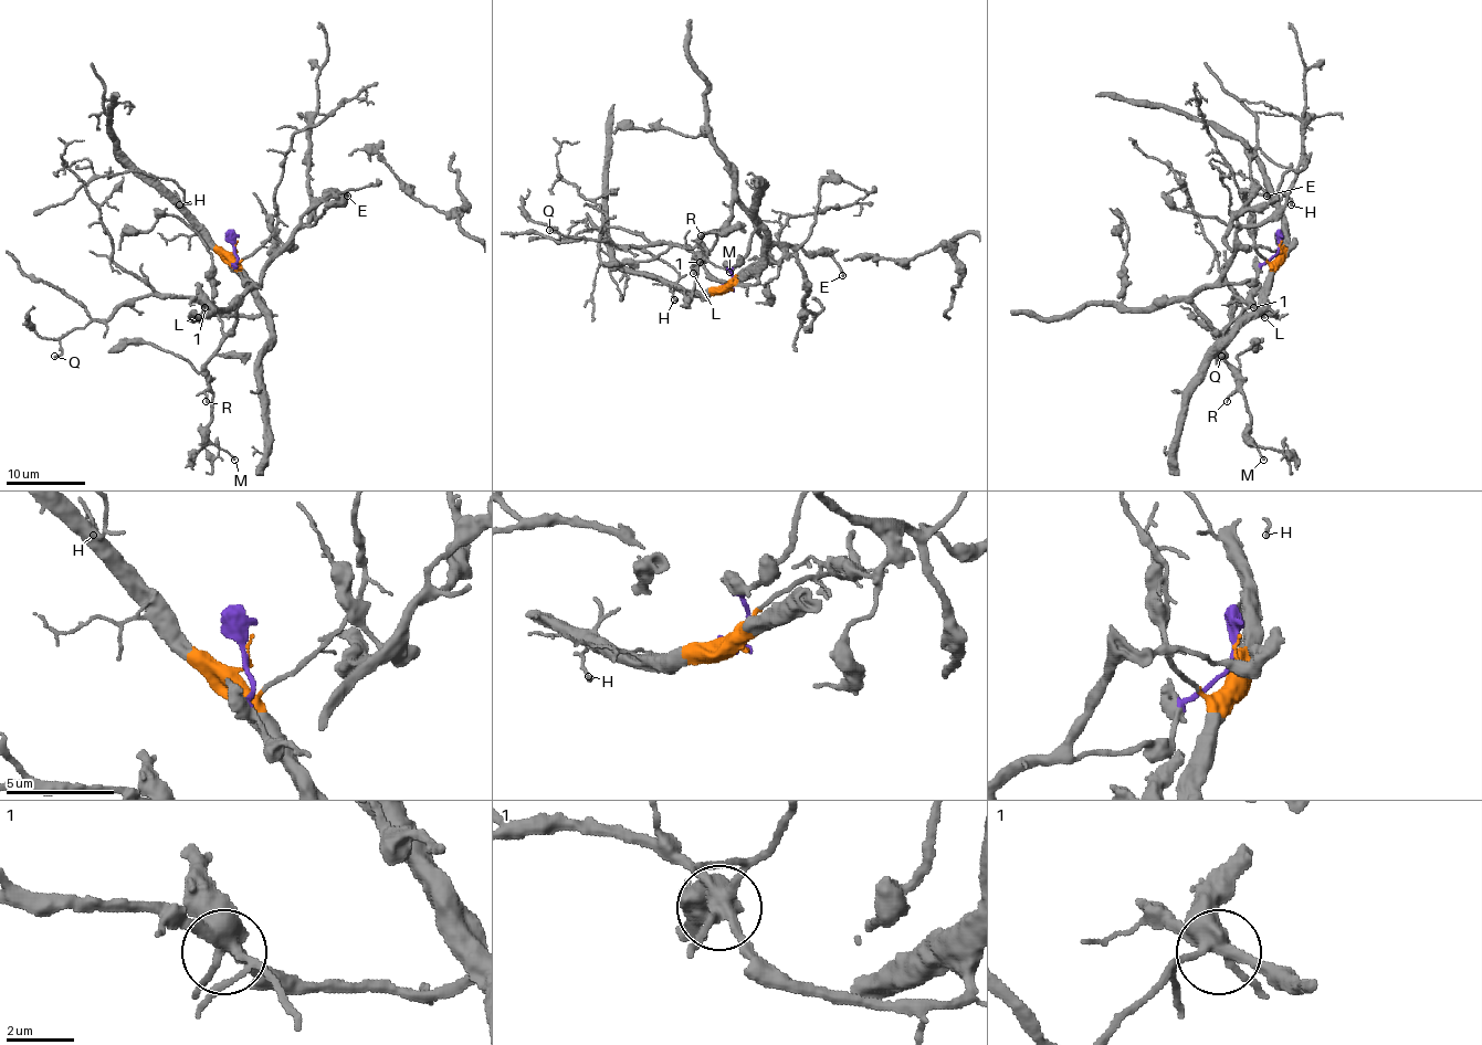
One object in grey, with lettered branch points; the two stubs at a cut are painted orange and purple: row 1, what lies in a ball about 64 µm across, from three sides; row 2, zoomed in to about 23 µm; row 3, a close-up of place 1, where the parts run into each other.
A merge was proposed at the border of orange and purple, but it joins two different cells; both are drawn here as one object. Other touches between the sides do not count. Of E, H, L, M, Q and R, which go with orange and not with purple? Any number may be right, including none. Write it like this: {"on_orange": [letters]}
{"on_orange": ["H", "Q"]}

